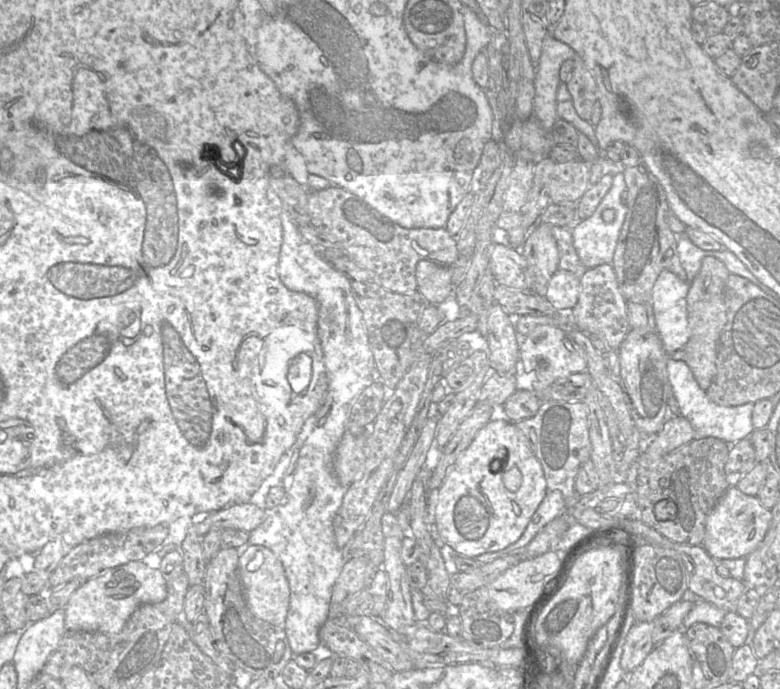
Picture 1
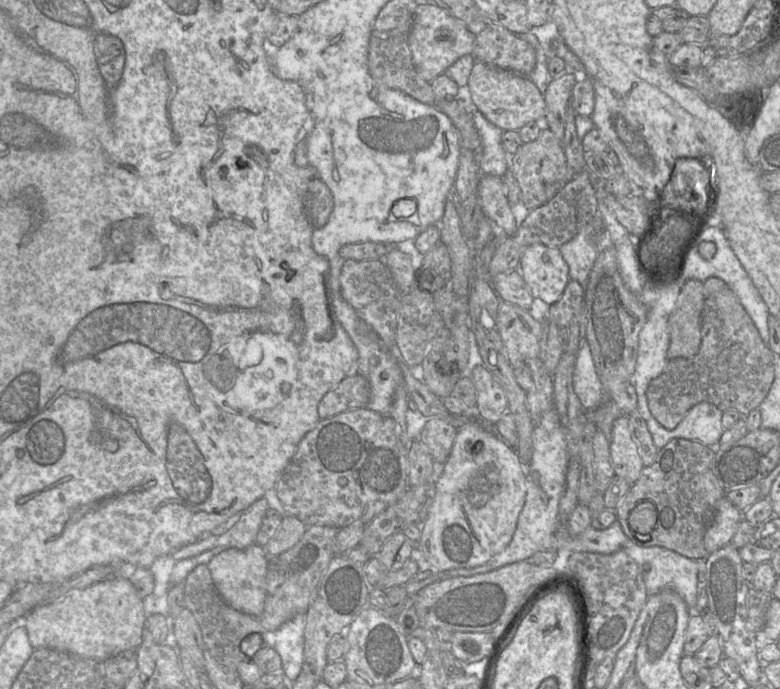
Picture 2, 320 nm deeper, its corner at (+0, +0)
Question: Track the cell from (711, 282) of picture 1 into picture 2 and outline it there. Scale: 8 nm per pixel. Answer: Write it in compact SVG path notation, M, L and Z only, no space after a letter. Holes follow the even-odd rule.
M687 280L668 318L670 344L667 358L689 358L696 355L701 344L701 314L704 307L703 282Z

